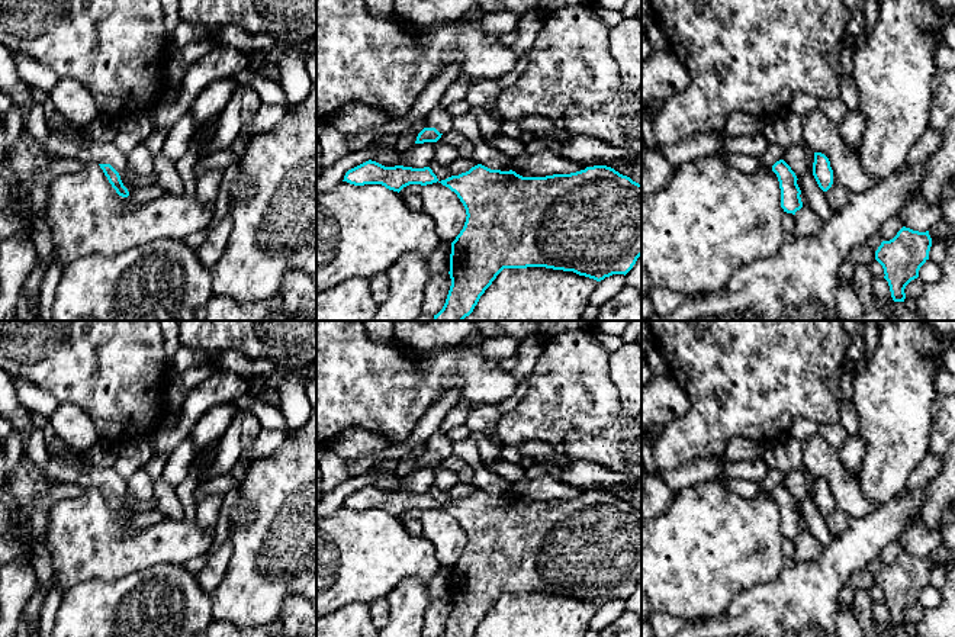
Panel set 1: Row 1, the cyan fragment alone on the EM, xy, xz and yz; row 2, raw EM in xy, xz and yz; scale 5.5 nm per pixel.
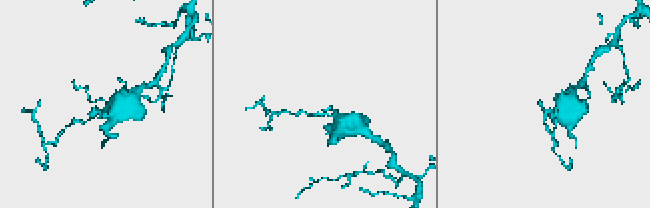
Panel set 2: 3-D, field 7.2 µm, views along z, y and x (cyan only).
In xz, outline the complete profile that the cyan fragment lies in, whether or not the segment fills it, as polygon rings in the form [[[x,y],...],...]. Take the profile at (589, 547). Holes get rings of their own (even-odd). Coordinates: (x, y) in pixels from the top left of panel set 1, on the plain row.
[[[482,489],[472,492],[469,496],[459,501],[451,501],[438,506],[457,519],[466,534],[466,547],[460,559],[451,567],[450,579],[450,604],[451,611],[446,624],[446,628],[440,637],[473,637],[480,621],[492,609],[496,601],[504,593],[527,593],[527,592],[546,592],[553,595],[573,596],[579,601],[594,604],[597,607],[604,605],[612,599],[627,599],[637,583],[642,580],[642,509],[633,506],[630,502],[620,499],[607,490],[586,492],[585,495],[570,499],[553,499],[546,502],[522,502],[515,496],[491,495]]]

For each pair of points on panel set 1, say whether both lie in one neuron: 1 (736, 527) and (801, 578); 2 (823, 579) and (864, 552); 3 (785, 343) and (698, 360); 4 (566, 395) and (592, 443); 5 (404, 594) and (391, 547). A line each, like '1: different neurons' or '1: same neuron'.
1: different neurons
2: same neuron
3: same neuron
4: different neurons
5: different neurons

